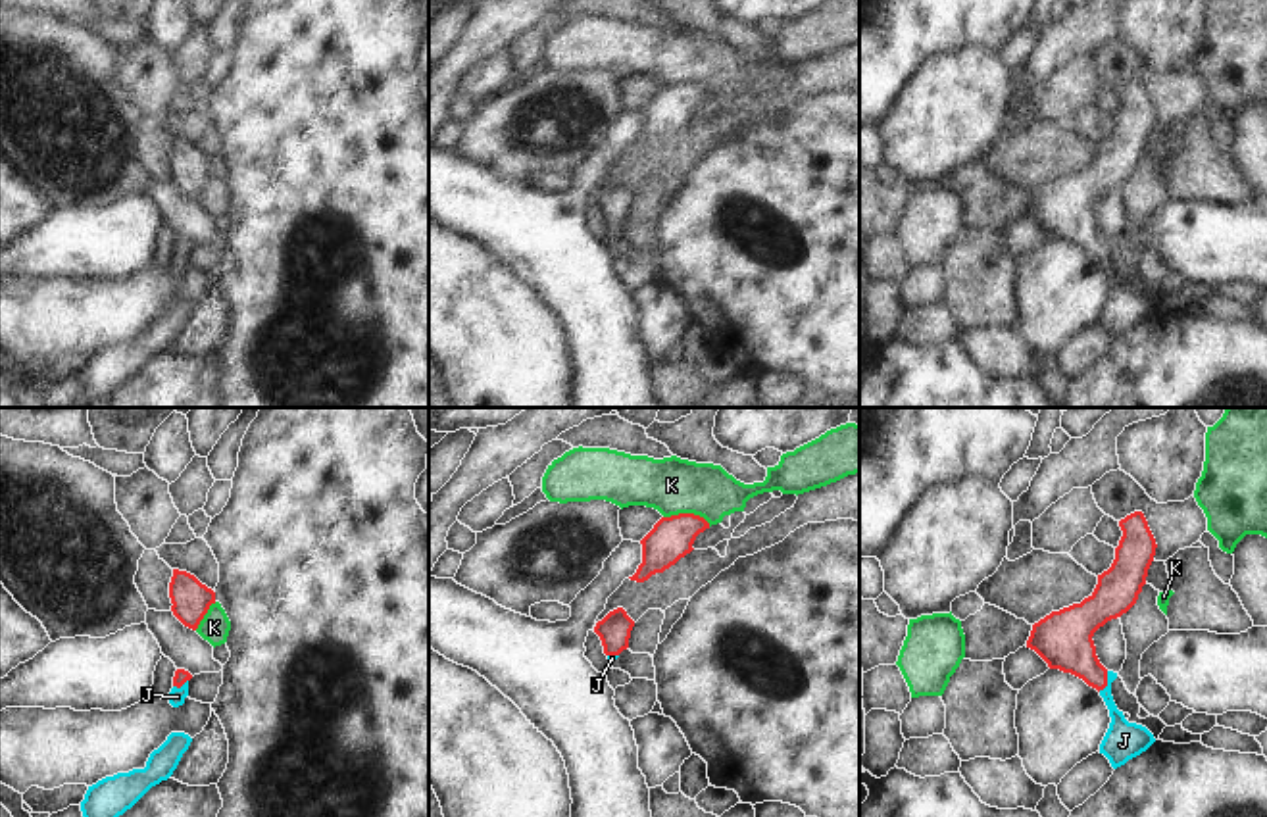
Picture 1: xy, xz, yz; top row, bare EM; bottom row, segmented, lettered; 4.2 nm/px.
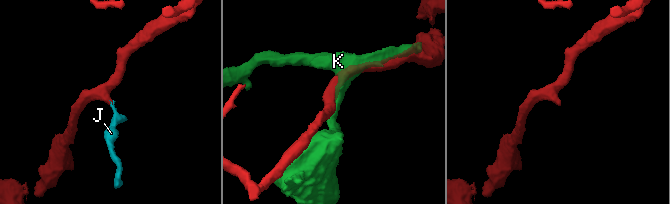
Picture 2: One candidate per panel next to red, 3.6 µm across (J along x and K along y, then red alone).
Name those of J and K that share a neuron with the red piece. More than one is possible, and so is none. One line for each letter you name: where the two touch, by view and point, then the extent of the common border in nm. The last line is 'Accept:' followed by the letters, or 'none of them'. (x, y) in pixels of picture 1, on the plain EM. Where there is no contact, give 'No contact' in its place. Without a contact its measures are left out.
J: Touches red at yz (1106, 252). Shared border 100 nm
Accept: J

